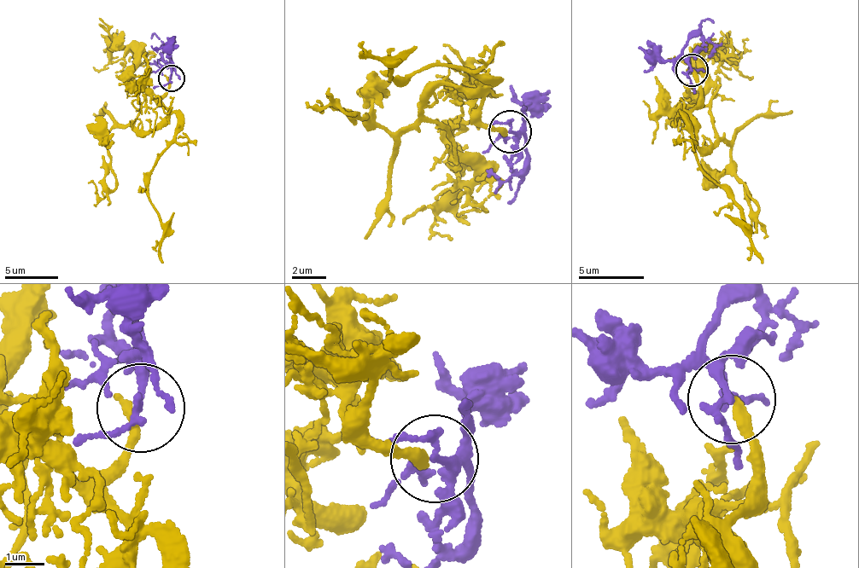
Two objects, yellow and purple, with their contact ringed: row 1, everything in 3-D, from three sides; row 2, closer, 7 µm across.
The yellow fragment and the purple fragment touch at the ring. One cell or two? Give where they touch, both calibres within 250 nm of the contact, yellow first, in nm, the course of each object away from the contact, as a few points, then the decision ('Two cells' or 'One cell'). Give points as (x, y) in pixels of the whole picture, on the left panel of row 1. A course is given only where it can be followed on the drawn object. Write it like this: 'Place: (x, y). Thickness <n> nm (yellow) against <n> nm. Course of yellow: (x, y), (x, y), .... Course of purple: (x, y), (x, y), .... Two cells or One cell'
Place: (171, 78). Thickness 280 nm (yellow) against 160 nm. Course of yellow: (169, 79), (163, 107), (179, 119), (179, 130), (160, 153), (147, 190), (163, 227), (163, 263). Course of purple: (172, 79), (171, 65), (163, 58), (163, 41), (154, 34), (149, 38). One cell

